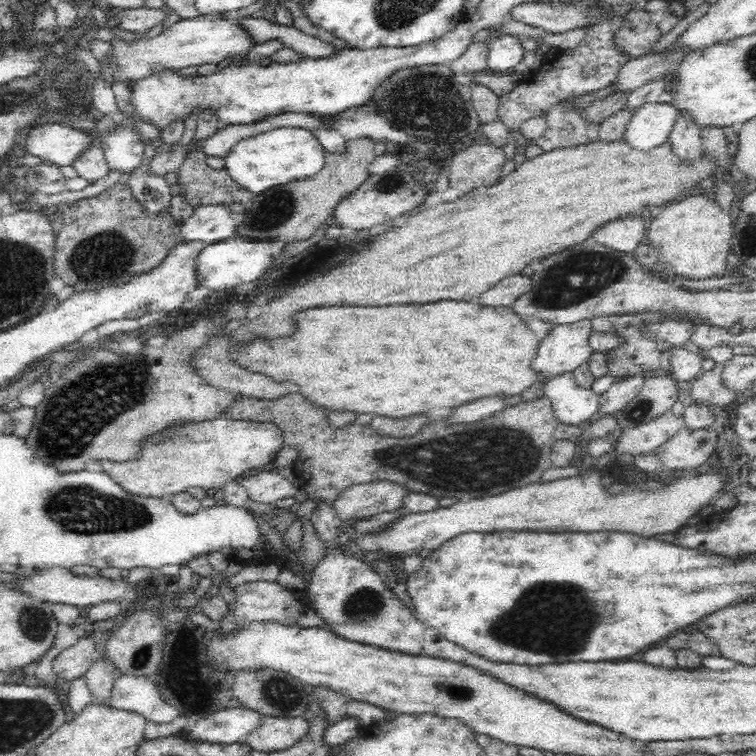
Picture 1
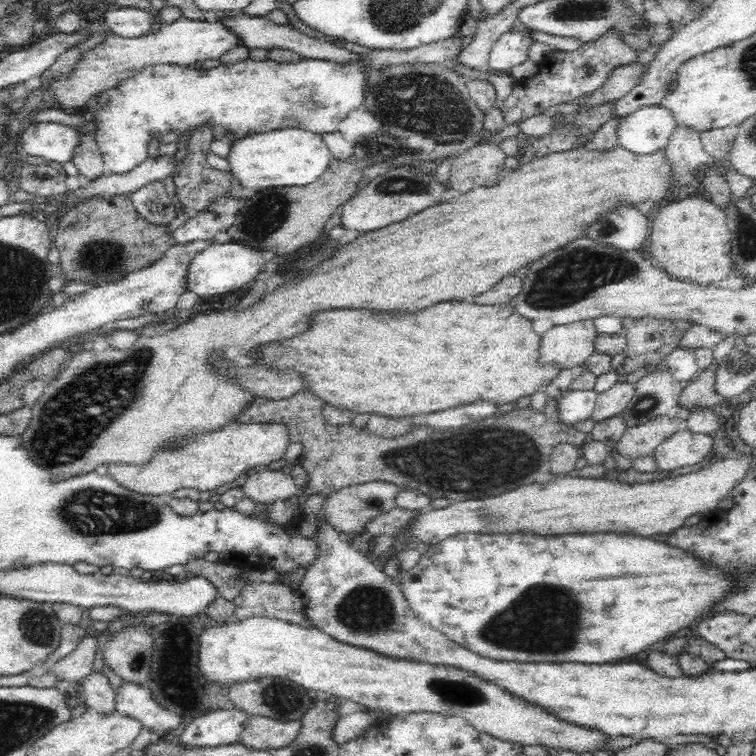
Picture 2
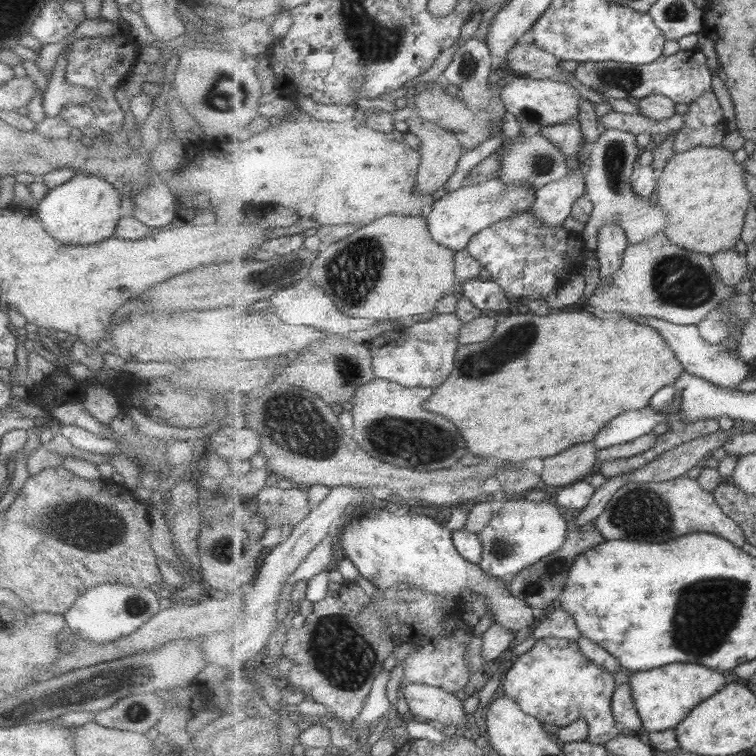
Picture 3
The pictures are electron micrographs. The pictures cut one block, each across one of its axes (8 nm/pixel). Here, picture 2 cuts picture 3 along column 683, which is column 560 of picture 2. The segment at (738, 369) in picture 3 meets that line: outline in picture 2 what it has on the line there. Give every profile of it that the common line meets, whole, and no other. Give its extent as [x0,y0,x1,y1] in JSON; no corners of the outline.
[541,319,597,368]

